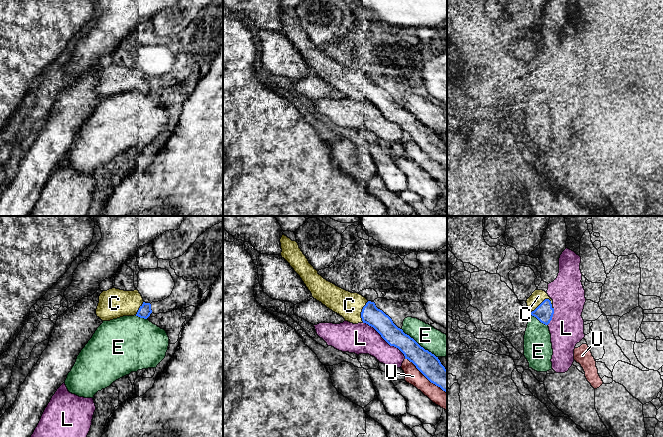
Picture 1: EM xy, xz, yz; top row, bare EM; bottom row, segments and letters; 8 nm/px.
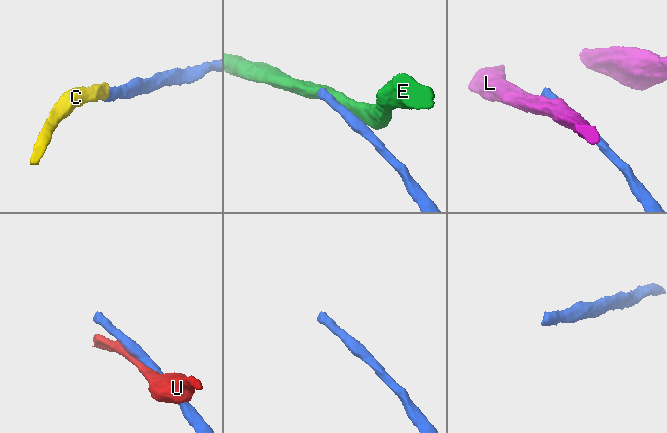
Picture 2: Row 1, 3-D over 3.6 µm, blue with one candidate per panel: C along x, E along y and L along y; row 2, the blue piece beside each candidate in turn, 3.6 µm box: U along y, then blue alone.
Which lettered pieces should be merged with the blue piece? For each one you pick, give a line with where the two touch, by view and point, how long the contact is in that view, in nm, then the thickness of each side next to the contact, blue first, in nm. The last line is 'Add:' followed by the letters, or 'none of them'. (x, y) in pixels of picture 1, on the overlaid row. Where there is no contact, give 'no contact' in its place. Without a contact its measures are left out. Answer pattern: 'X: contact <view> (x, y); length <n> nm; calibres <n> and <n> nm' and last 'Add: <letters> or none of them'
C: contact yz (542, 302); length 190 nm; calibres 150 and 110 nm
Add: C

